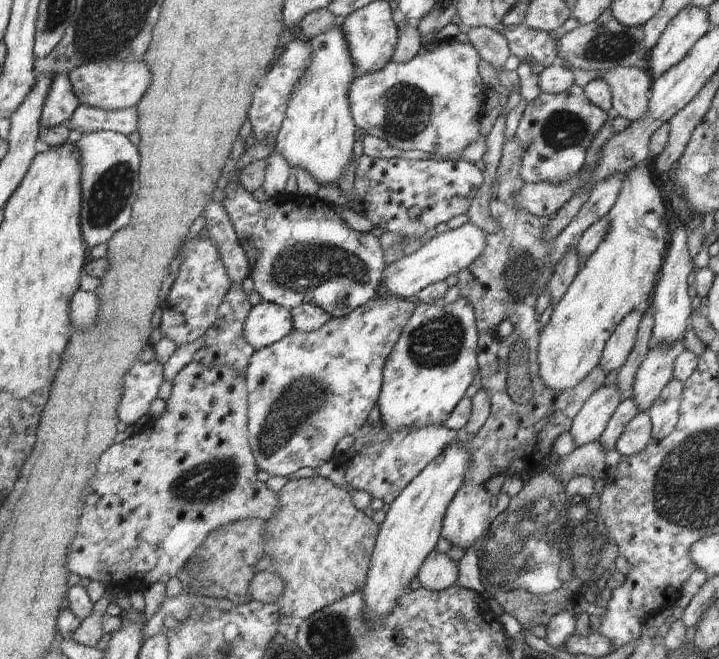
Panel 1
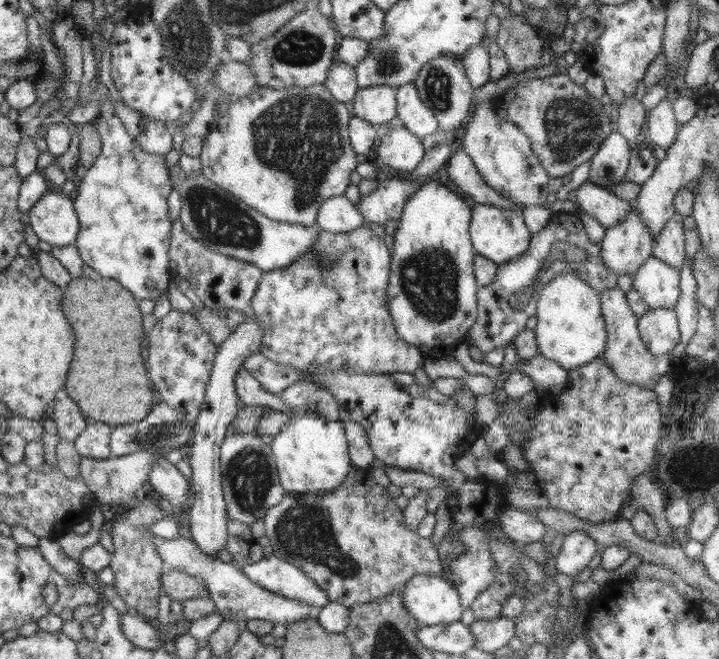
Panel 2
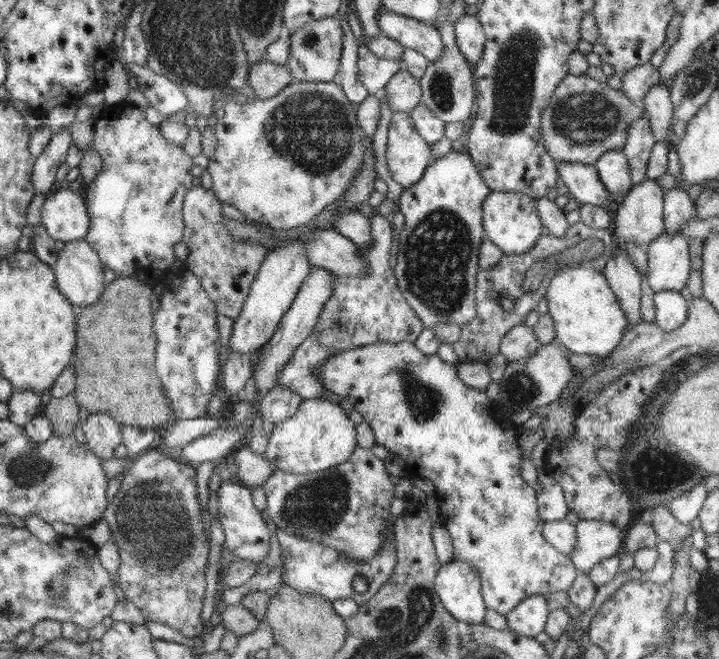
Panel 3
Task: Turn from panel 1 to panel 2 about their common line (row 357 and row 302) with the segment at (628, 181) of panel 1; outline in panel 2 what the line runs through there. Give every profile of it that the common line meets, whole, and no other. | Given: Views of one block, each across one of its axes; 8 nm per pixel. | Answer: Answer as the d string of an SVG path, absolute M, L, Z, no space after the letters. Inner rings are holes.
M558 273L538 292L537 324L534 328L538 354L560 363L566 370L586 365L600 357L606 348L608 333L598 291L576 273Z

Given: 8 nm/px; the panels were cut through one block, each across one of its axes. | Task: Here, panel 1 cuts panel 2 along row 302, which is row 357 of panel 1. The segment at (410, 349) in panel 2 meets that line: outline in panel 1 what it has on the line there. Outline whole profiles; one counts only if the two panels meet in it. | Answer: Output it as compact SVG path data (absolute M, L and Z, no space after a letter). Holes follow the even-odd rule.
M390 294L374 299L343 317L332 317L312 332L292 331L269 347L257 350L246 368L247 437L259 470L270 476L288 476L304 466L317 469L334 459L336 443L356 434L377 405L383 368L403 328L417 306Z

